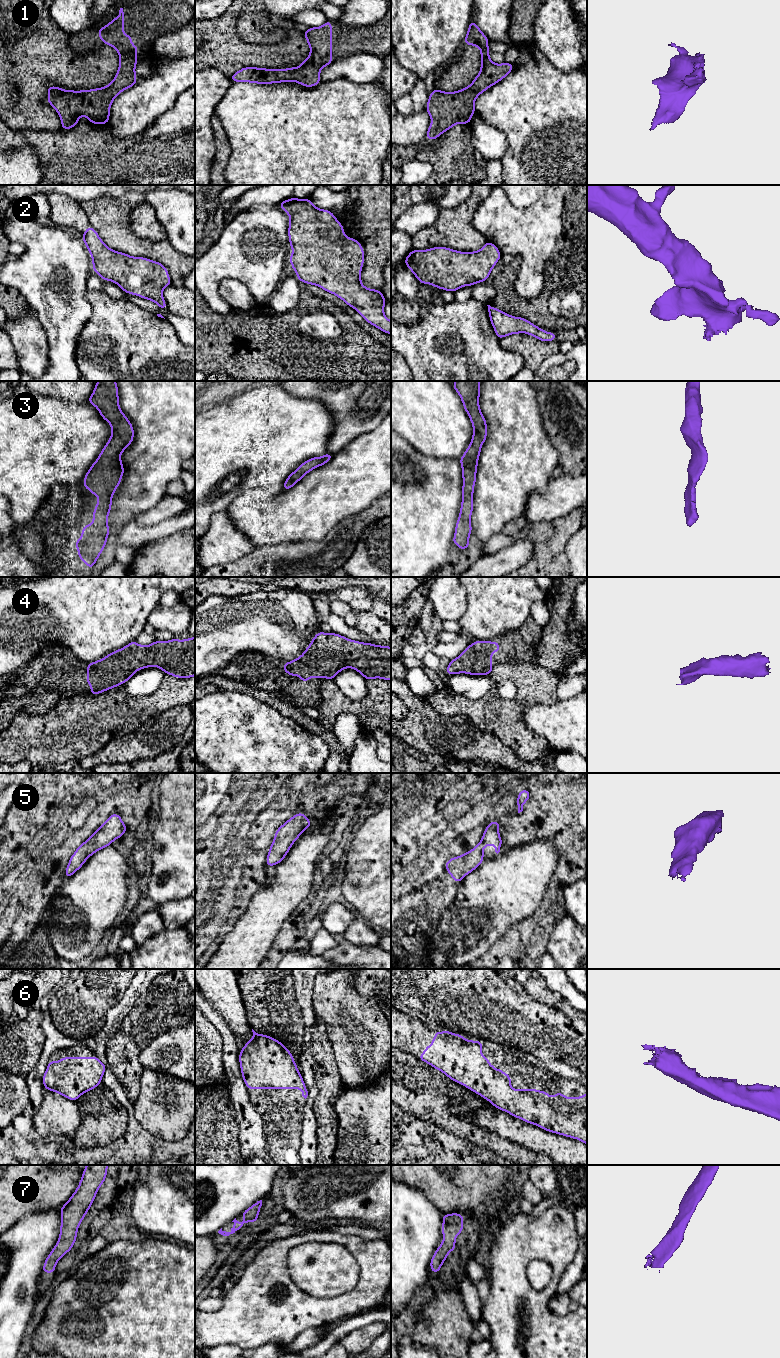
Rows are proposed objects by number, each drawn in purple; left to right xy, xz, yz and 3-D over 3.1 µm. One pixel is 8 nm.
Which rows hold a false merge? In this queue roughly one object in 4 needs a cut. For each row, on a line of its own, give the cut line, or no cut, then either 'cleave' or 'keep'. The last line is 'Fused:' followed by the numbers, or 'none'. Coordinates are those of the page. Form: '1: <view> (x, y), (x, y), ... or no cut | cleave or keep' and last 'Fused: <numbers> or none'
1: no cut | keep
2: no cut | keep
3: no cut | keep
4: no cut | keep
5: no cut | keep
6: no cut | keep
7: no cut | keep
Fused: none

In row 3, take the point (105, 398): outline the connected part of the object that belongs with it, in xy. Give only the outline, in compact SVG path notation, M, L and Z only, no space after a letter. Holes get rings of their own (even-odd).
M98 381L87 401L97 408L112 428L109 441L83 477L83 488L99 496L93 509L93 521L82 527L80 539L73 542L79 559L88 568L93 568L110 533L107 518L111 512L112 497L124 475L120 456L134 440L134 428L120 409L116 381Z

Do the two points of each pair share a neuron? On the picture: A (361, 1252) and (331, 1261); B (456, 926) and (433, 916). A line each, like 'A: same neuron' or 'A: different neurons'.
A: different neurons
B: different neurons

